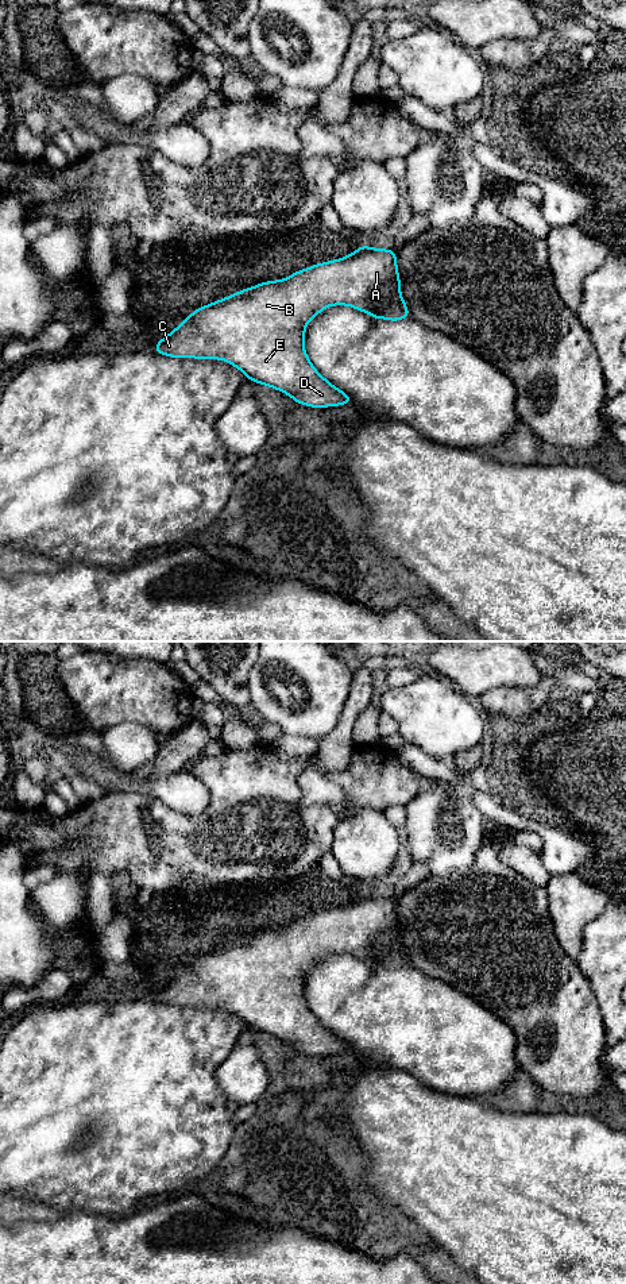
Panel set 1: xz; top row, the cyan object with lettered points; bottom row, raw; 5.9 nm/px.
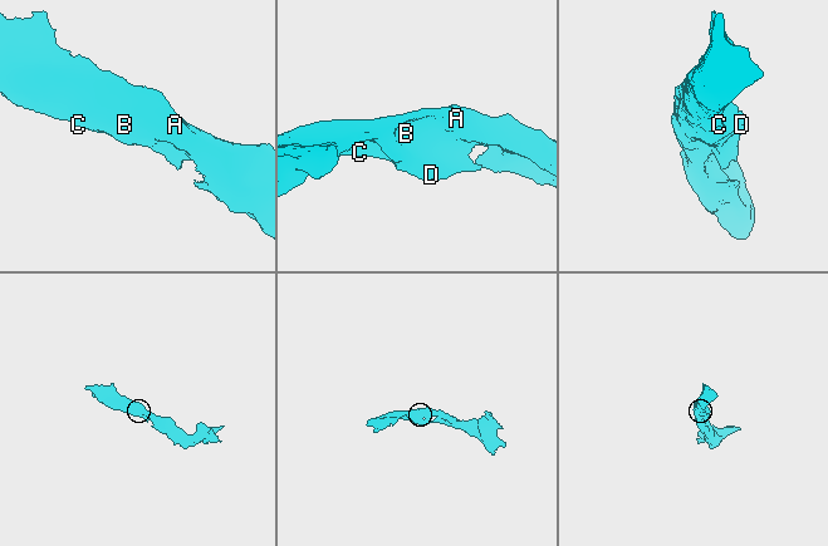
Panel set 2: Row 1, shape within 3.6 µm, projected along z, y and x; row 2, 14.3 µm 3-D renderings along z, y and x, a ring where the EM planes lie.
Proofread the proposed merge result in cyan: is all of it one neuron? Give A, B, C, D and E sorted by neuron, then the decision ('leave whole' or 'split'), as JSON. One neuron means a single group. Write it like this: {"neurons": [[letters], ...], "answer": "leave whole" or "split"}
{"neurons": [["A", "B", "C", "D", "E"]], "answer": "leave whole"}

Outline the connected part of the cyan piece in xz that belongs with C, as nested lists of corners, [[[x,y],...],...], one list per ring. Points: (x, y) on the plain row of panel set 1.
[[[362,892],[348,905],[318,911],[279,929],[267,929],[198,956],[166,986],[154,1000],[171,1006],[221,1007],[243,1019],[247,1027],[290,1044],[295,1050],[317,1056],[352,1052],[352,1046],[328,1030],[306,1005],[308,971],[326,955],[349,953],[375,967],[410,967],[401,944],[395,898]]]

